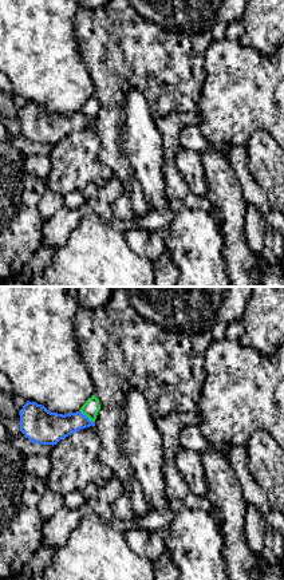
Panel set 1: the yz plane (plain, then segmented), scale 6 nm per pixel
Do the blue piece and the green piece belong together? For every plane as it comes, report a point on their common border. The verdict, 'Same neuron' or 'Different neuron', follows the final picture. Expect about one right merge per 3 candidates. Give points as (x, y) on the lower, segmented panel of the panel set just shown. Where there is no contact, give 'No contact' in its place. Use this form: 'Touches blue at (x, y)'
Touches blue at (86, 417)

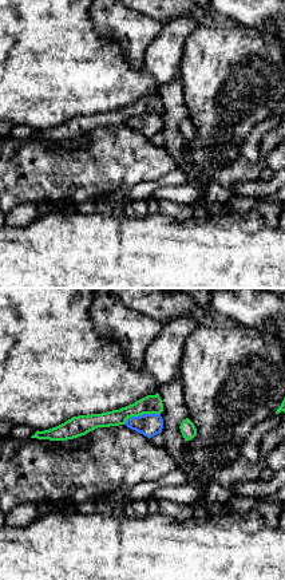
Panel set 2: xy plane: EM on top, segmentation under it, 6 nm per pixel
Touches blue at (141, 415)

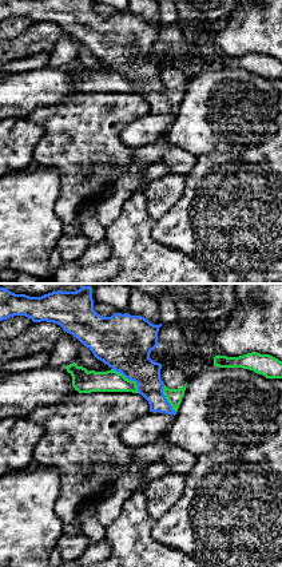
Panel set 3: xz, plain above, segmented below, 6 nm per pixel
Touches blue at (128, 379)

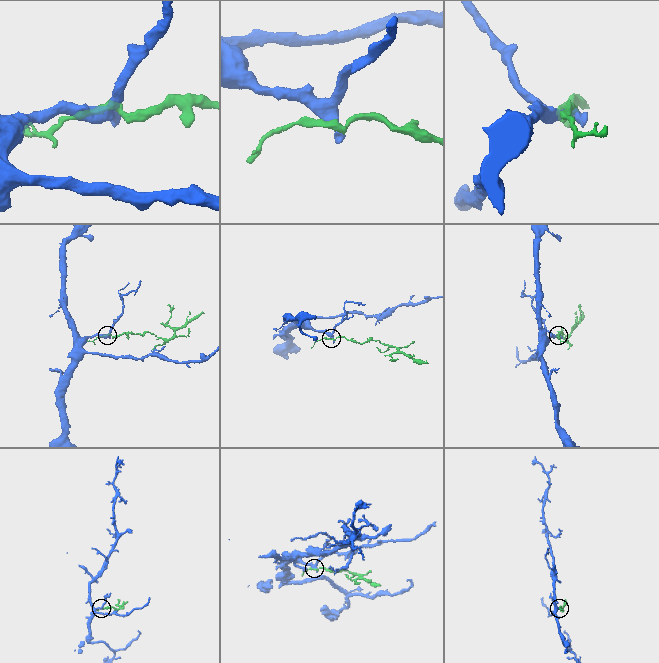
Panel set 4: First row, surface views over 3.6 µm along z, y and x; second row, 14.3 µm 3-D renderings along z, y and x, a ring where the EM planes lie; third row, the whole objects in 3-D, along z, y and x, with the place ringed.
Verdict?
Different neuron

